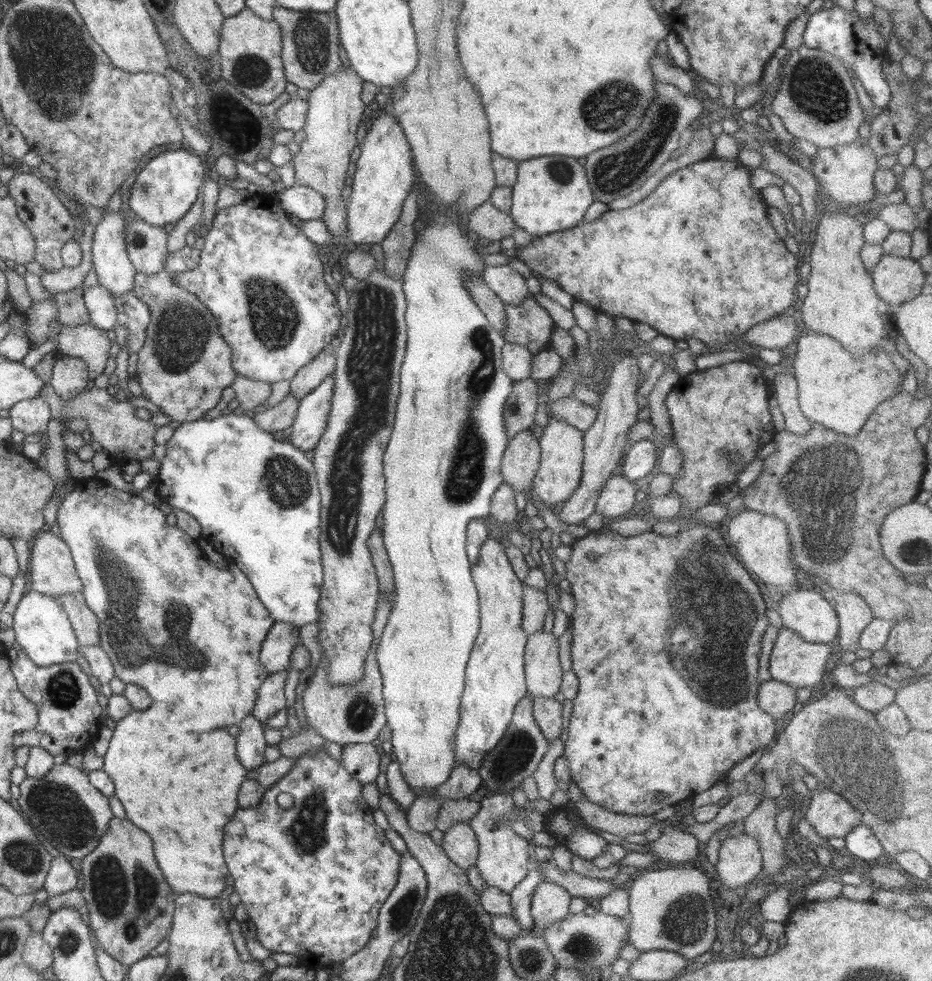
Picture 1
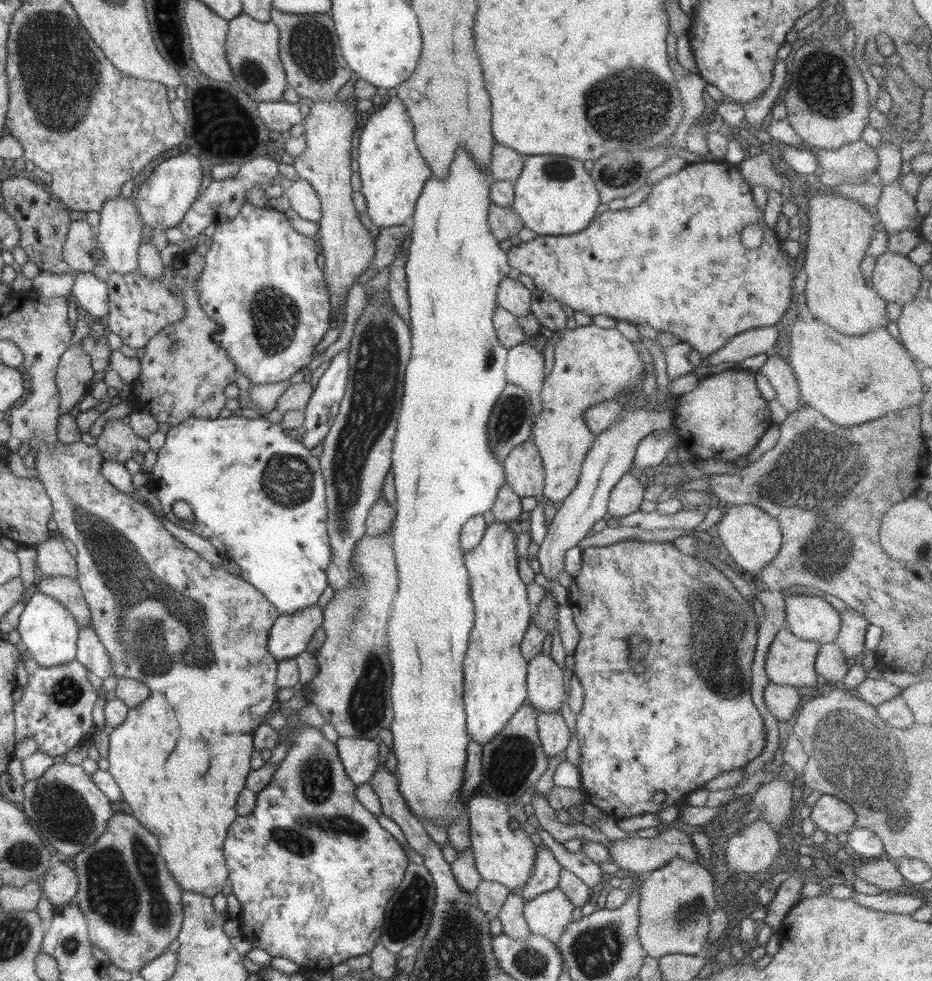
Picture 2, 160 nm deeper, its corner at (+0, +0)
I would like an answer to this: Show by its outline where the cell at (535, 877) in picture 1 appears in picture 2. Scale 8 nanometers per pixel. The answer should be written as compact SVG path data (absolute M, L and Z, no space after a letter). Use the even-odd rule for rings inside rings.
M544 844L537 846L535 852L534 875L527 880L522 898L524 903L541 892L548 892L558 887L561 866L553 852Z

